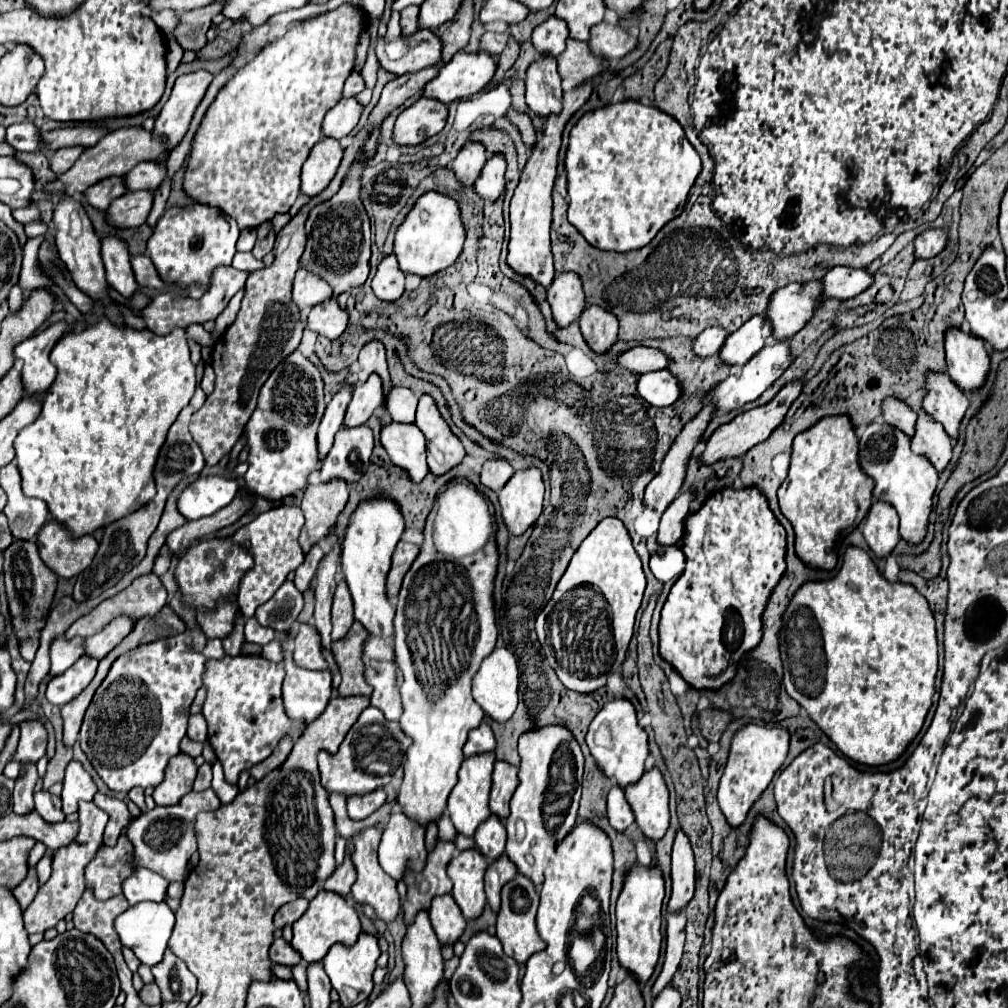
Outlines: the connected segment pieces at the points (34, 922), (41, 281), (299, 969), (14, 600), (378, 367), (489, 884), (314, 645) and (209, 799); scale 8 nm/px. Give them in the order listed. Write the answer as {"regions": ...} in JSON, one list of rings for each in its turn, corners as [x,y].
{"regions":[[[[81,801],[79,803],[79,823],[81,823],[81,829],[79,829],[77,839],[69,847],[63,847],[61,853],[53,855],[51,879],[39,889],[37,897],[33,899],[33,903],[23,913],[25,931],[29,935],[31,933],[45,933],[47,929],[55,927],[57,921],[65,919],[65,915],[69,915],[75,909],[77,901],[81,899],[81,895],[85,891],[83,871],[85,871],[85,865],[97,853],[97,849],[103,845],[103,829],[105,829],[105,821],[103,819],[91,819],[91,805],[95,805],[95,803],[89,803],[89,801]]],[[[41,237],[29,239],[23,251],[23,269],[21,269],[21,277],[19,277],[19,285],[21,289],[37,289],[37,287],[47,287],[49,279],[43,275],[43,271],[39,269],[37,263],[37,249],[39,249]]],[[[299,963],[293,967],[293,979],[299,985],[299,989],[303,993],[307,993],[307,967],[305,967],[305,963]]],[[[13,541],[11,547],[5,551],[5,591],[13,633],[19,641],[19,653],[29,663],[33,661],[35,651],[39,647],[39,635],[41,629],[45,627],[55,589],[57,589],[57,577],[53,577],[51,571],[41,561],[37,545],[29,541]]],[[[371,341],[367,343],[361,353],[359,353],[359,381],[365,383],[369,379],[371,373],[377,373],[383,381],[383,401],[387,401],[389,391],[391,391],[391,379],[389,379],[389,371],[387,371],[387,361],[385,361],[385,347],[379,341]]],[[[501,855],[497,863],[489,865],[485,873],[485,893],[487,893],[487,903],[493,909],[493,913],[499,913],[501,889],[505,883],[509,883],[515,877],[515,873],[517,869],[513,867],[513,863],[509,863],[509,859],[505,859],[505,855]]],[[[301,625],[299,633],[295,637],[295,651],[293,659],[303,669],[327,669],[327,661],[321,655],[321,643],[319,633],[311,625]]],[[[205,789],[201,793],[187,793],[177,805],[171,807],[155,807],[145,815],[133,819],[127,827],[127,839],[133,845],[133,867],[147,867],[169,881],[185,881],[189,869],[189,857],[197,851],[197,839],[193,835],[193,819],[199,811],[215,811],[219,807],[219,799],[213,789]]]]}

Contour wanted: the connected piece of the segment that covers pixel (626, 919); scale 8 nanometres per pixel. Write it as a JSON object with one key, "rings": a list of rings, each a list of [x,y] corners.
{"rings":[[[633,867],[633,875],[625,879],[625,887],[617,899],[617,959],[619,965],[645,985],[653,975],[661,949],[661,903],[665,897],[659,867]]]}

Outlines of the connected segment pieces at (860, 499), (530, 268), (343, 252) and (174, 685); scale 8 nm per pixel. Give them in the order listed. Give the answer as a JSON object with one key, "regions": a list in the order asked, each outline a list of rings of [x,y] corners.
{"regions":[[[[825,417],[809,431],[803,431],[793,441],[789,475],[779,487],[779,509],[791,521],[795,531],[795,553],[811,569],[833,571],[837,565],[837,539],[849,535],[867,515],[873,503],[873,481],[865,479],[857,463],[857,437],[849,417]]],[[[585,83],[581,87],[575,87],[567,93],[563,93],[563,111],[557,119],[549,119],[545,123],[545,131],[541,135],[541,143],[533,147],[533,153],[525,165],[525,171],[521,175],[521,181],[513,193],[511,199],[511,235],[509,235],[509,247],[507,247],[507,265],[529,279],[533,279],[541,287],[549,287],[555,271],[553,271],[553,255],[551,255],[551,241],[549,241],[549,227],[551,227],[551,191],[559,161],[559,149],[561,149],[561,135],[567,125],[567,121],[585,105],[585,101],[591,95],[591,83]]],[[[363,145],[359,157],[349,167],[341,189],[327,201],[315,205],[309,211],[305,221],[307,231],[307,247],[301,257],[301,267],[321,275],[331,287],[333,297],[349,291],[353,287],[361,287],[369,275],[369,255],[371,255],[371,241],[369,241],[369,217],[361,203],[361,171],[365,167],[363,159],[371,159],[377,151],[377,145]]],[[[197,625],[179,635],[131,649],[113,663],[87,707],[85,715],[91,729],[79,733],[83,753],[111,791],[129,793],[133,787],[147,789],[163,781],[165,767],[179,753],[179,743],[185,737],[189,707],[203,685],[205,645],[207,637]]]]}

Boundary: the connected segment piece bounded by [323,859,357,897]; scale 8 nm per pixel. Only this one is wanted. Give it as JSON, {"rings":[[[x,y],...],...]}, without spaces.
{"rings":[[[345,859],[345,863],[335,869],[335,873],[323,885],[325,891],[333,891],[333,893],[339,893],[345,897],[351,893],[351,885],[355,883],[357,875],[353,875],[353,871],[347,871],[347,865],[351,865],[349,859]]]}

